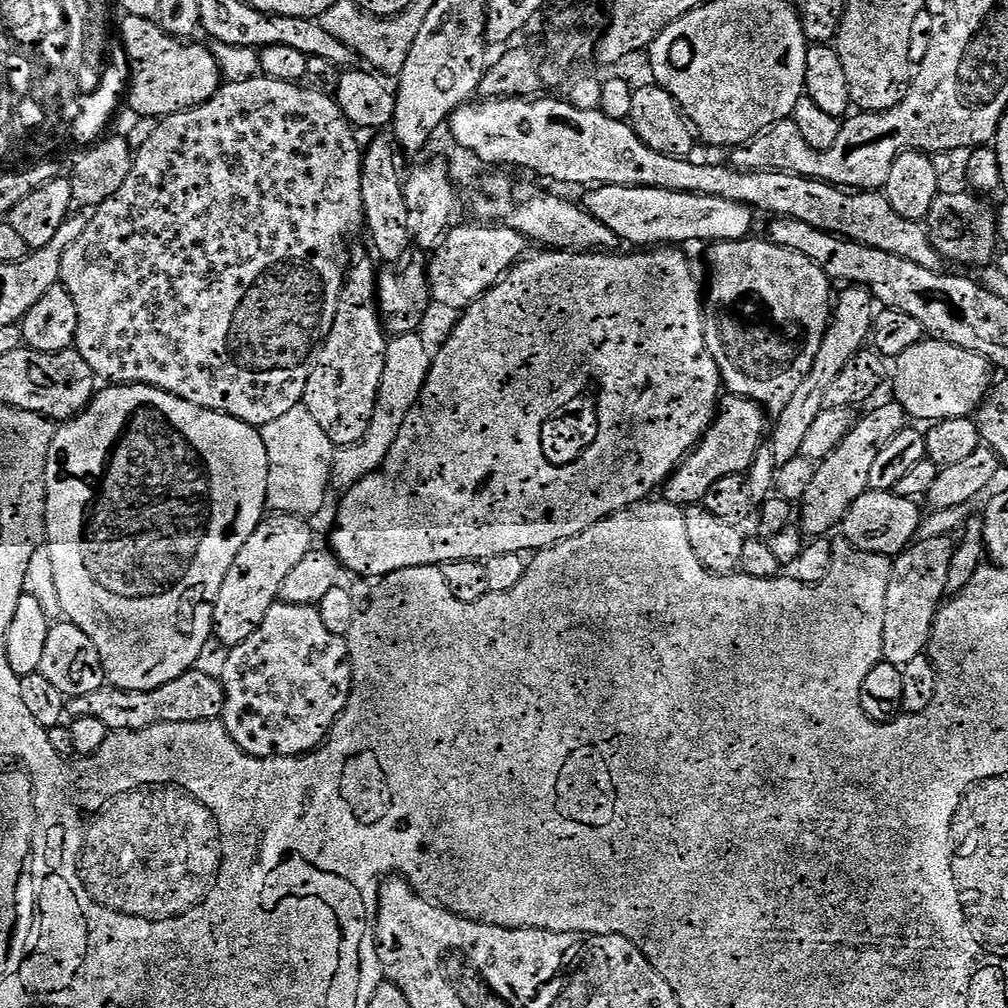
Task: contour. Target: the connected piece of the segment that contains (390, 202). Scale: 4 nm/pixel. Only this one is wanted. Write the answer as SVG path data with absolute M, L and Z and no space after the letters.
M388 134L373 135L376 137L363 149L364 165L360 168L358 183L362 186L366 228L369 233L372 231L372 244L376 247L377 254L388 263L385 265L396 266L405 259L403 256L407 254L408 243L412 240L412 232L408 229L410 207L406 191L404 192L404 180L396 165L397 145L391 135L384 135Z

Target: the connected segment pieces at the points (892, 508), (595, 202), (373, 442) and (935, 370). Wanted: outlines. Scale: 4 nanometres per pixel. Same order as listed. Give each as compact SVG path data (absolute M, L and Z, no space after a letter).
M867 490L853 505L849 508L842 529L848 535L848 540L853 544L856 552L872 552L876 556L886 556L896 558L901 555L917 539L916 531L920 528L920 507L915 500L898 498L895 491L874 492Z
M596 186L588 196L586 212L598 225L605 224L620 240L632 246L688 246L691 240L743 240L752 228L753 209L717 196L671 192L661 188Z
M409 334L389 339L386 366L382 374L380 393L376 396L376 412L372 416L370 430L360 441L360 452L356 452L352 447L346 448L334 460L331 483L335 487L337 484L340 490L351 488L353 484L383 465L388 459L388 451L392 449L392 443L398 438L408 412L421 399L420 391L428 380L430 352L428 356L427 346L418 337L419 335Z
M925 338L895 357L895 399L913 421L939 422L971 417L989 395L988 371L990 365L985 356L935 338Z

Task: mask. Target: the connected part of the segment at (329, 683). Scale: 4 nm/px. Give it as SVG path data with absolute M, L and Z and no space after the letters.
M295 602L270 606L262 626L246 642L227 653L222 683L226 702L222 723L230 738L255 760L275 760L282 756L307 756L332 734L337 718L352 698L352 658L345 637L330 634L322 623L319 607Z

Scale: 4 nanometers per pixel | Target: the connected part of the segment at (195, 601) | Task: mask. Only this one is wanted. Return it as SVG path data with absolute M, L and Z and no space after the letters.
M145 384L108 386L97 391L91 404L84 411L63 421L53 431L52 445L44 471L46 498L46 548L56 562L58 598L62 598L62 610L67 619L72 619L77 629L84 632L98 646L98 654L104 663L104 674L109 685L124 692L155 692L163 684L177 680L185 672L197 667L196 659L214 636L214 610L218 594L224 585L230 566L238 558L242 546L254 534L266 516L268 502L268 455L264 437L238 418L230 418L221 412L194 406L182 398Z

